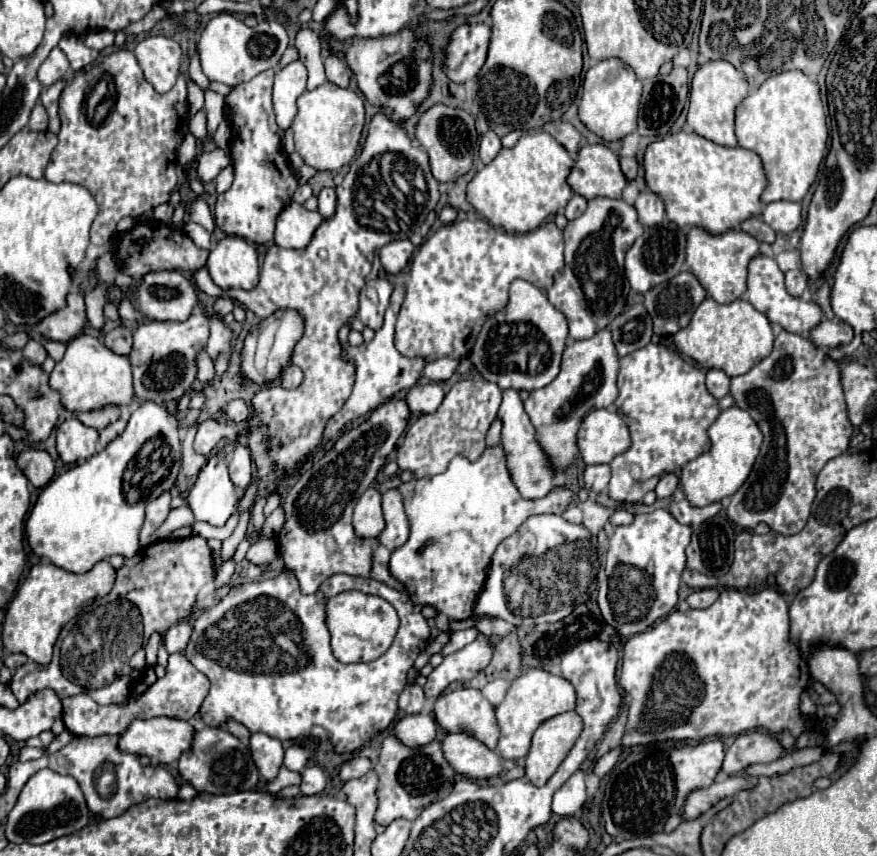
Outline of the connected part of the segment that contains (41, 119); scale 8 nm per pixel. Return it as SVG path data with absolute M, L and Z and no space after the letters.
M37 101L37 105L35 105L33 111L31 111L29 127L31 127L33 131L45 131L45 129L47 129L47 111L45 111L45 107L41 105L41 101Z

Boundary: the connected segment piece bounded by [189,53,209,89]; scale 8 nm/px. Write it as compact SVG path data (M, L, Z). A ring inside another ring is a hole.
M197 53L191 57L189 75L191 75L191 79L193 79L201 89L209 89L209 81L207 81L207 77L205 77L203 71L201 71L201 63L199 63L199 55L197 55Z

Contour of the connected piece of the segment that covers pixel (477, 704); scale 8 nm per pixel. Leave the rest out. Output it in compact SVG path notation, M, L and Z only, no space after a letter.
M461 687L461 689L453 689L453 691L439 695L435 699L435 719L445 733L455 731L455 729L459 731L459 727L463 727L465 733L481 739L489 749L497 747L499 725L497 725L497 719L495 719L495 707L481 695L479 689Z

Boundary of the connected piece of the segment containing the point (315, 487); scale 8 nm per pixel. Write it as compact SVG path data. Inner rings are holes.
M401 397L385 401L367 417L367 421L345 431L331 449L317 455L287 491L283 499L285 523L275 541L279 555L285 561L285 569L295 573L303 595L317 593L319 585L337 573L353 577L367 577L371 573L373 551L379 543L375 537L355 535L351 525L353 507L359 499L361 485L365 491L373 483L379 469L385 465L387 455L395 449L409 417L411 411Z

